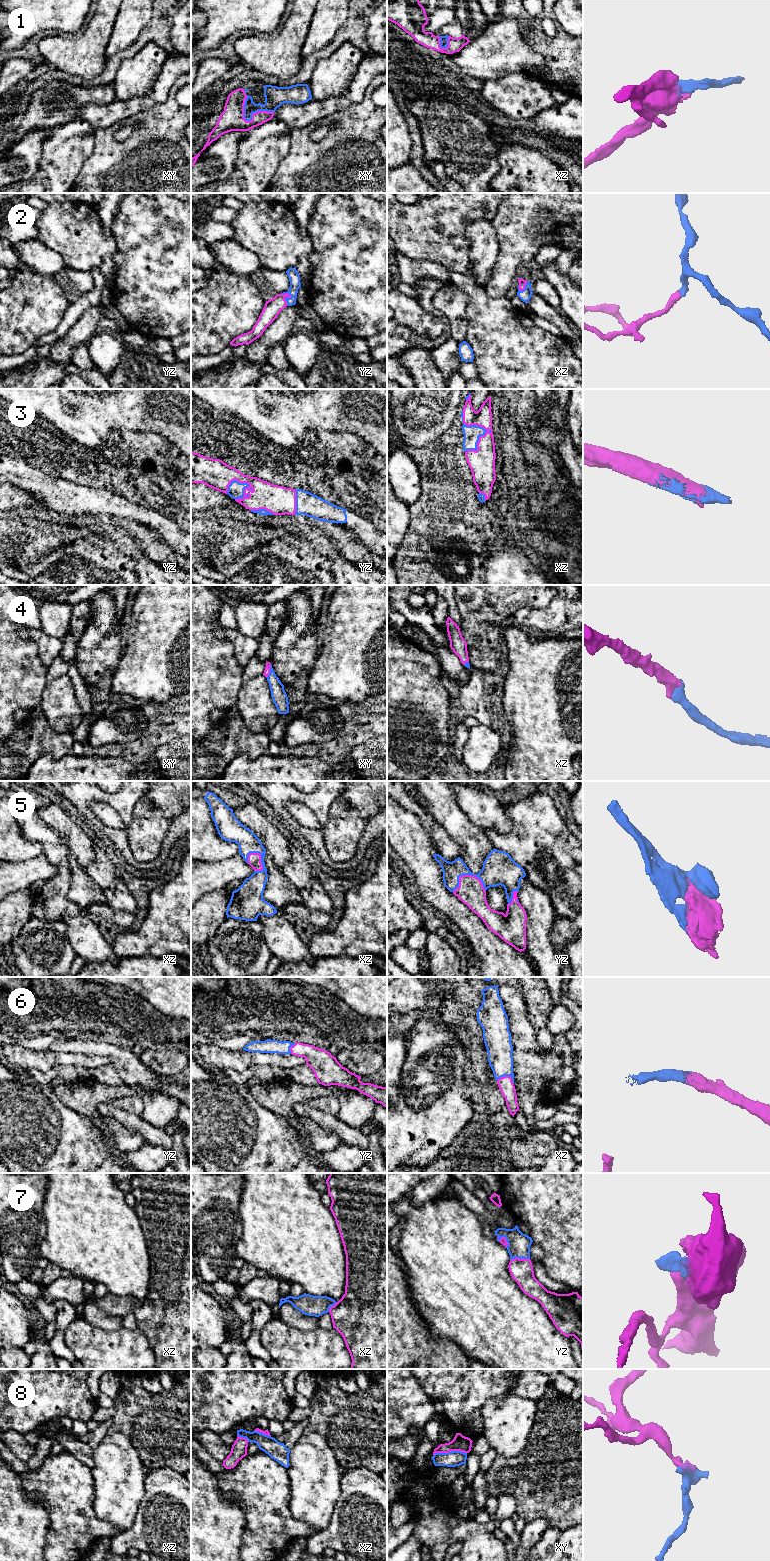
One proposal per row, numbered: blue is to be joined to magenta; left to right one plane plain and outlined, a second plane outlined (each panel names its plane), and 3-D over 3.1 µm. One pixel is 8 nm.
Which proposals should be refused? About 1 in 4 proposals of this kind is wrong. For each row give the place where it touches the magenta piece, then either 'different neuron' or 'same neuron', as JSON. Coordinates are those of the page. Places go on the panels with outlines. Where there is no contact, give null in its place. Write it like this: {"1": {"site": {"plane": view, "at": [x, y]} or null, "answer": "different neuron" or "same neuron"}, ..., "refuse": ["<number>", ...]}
{"1": {"site": {"plane": "xy", "at": [249, 121]}, "answer": "same neuron"}, "2": {"site": {"plane": "yz", "at": [288, 297]}, "answer": "same neuron"}, "3": {"site": {"plane": "xz", "at": [480, 426]}, "answer": "same neuron"}, "4": {"site": {"plane": "xy", "at": [269, 671]}, "answer": "same neuron"}, "5": {"site": {"plane": "yz", "at": [468, 875]}, "answer": "same neuron"}, "6": {"site": {"plane": "xz", "at": [507, 1076]}, "answer": "same neuron"}, "7": {"site": {"plane": "yz", "at": [518, 1258]}, "answer": "same neuron"}, "8": {"site": {"plane": "xy", "at": [449, 1451]}, "answer": "different neuron"}, "refuse": ["8"]}

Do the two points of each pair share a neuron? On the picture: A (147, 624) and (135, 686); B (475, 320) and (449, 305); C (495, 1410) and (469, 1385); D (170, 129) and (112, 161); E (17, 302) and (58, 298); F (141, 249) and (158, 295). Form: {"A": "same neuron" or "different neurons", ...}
{"A": "same neuron", "B": "different neurons", "C": "different neurons", "D": "same neuron", "E": "same neuron", "F": "same neuron"}

